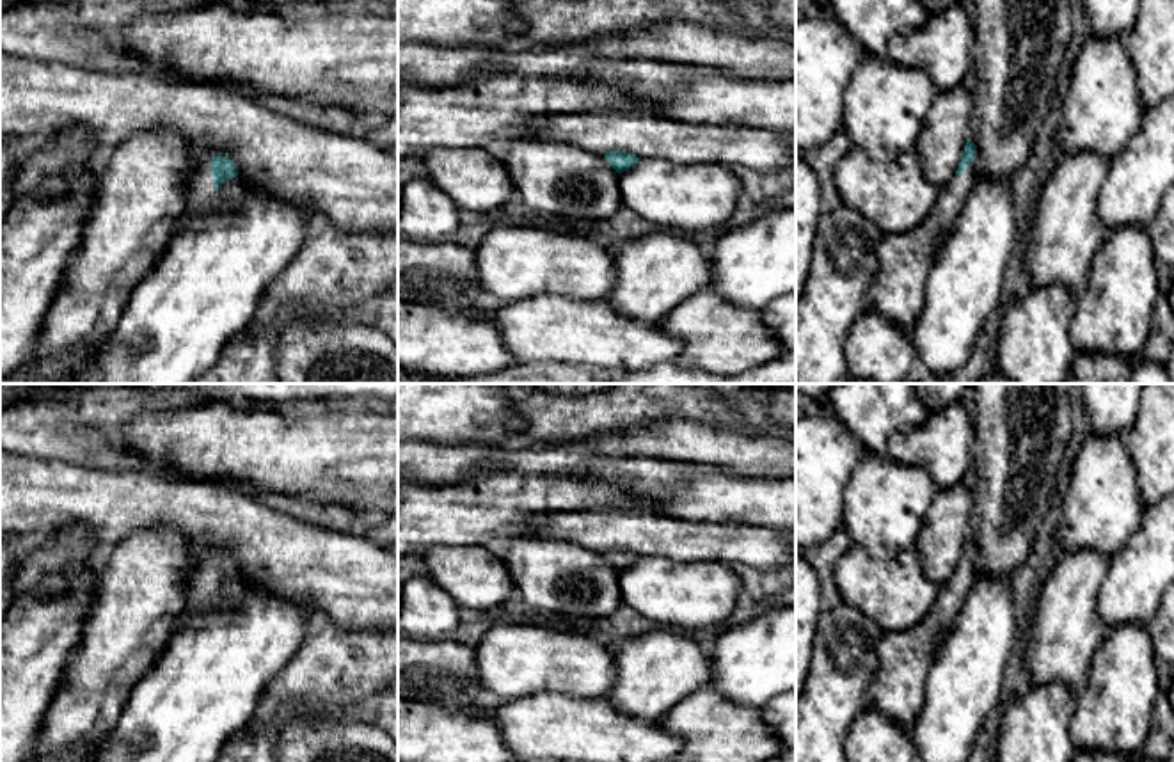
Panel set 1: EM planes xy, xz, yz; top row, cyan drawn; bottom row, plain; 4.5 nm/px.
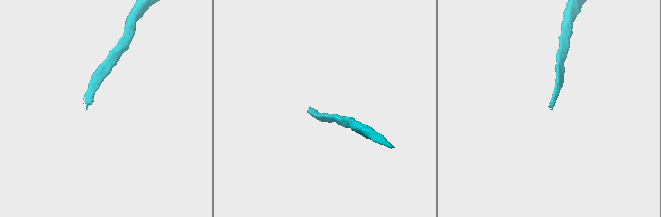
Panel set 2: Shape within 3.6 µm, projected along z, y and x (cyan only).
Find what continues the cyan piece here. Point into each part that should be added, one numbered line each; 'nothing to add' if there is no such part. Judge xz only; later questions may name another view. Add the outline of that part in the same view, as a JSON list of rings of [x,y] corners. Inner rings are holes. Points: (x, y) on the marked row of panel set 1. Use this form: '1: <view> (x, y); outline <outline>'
nothing to add

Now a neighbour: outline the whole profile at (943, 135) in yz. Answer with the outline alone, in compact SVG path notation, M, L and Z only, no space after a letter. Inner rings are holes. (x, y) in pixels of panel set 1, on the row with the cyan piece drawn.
M963 87L938 92L931 103L915 149L922 172L934 187L947 187L963 158L968 142L975 96Z

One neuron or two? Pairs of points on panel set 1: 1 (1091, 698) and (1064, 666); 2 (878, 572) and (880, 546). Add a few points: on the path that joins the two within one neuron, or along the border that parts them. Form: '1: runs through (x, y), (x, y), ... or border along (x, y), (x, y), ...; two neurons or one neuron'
1: border along (1098, 647), (1089, 677), (1077, 693); two neurons
2: border along (853, 544), (876, 558), (894, 558), (913, 546); two neurons

